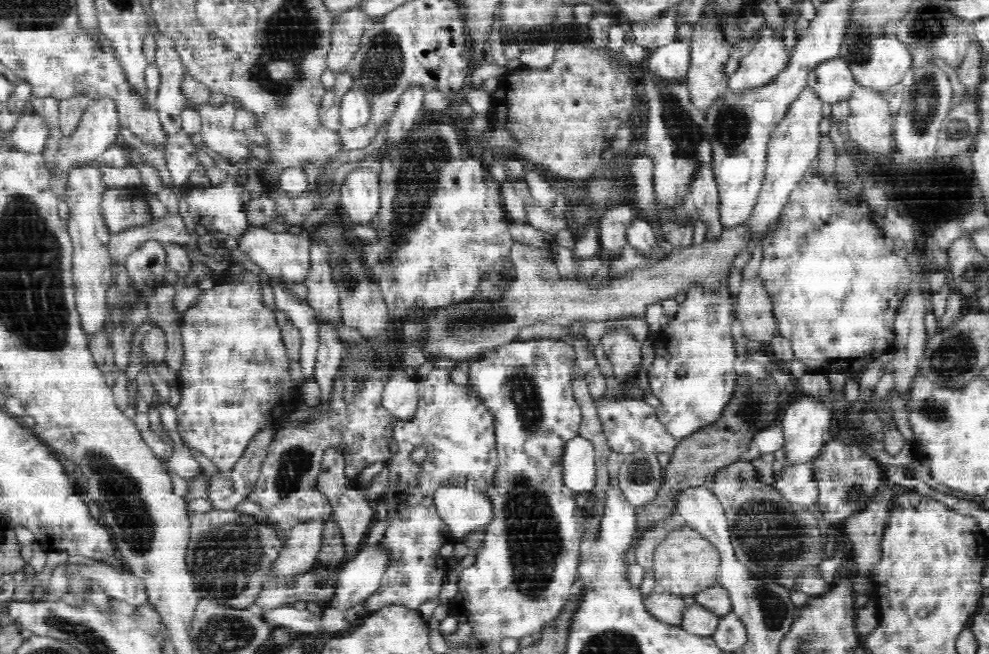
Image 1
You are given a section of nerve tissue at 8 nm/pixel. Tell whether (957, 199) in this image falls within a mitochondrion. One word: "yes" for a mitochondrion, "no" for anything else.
no

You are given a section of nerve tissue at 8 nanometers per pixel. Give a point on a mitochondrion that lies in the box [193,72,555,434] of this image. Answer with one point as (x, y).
(418, 175)

